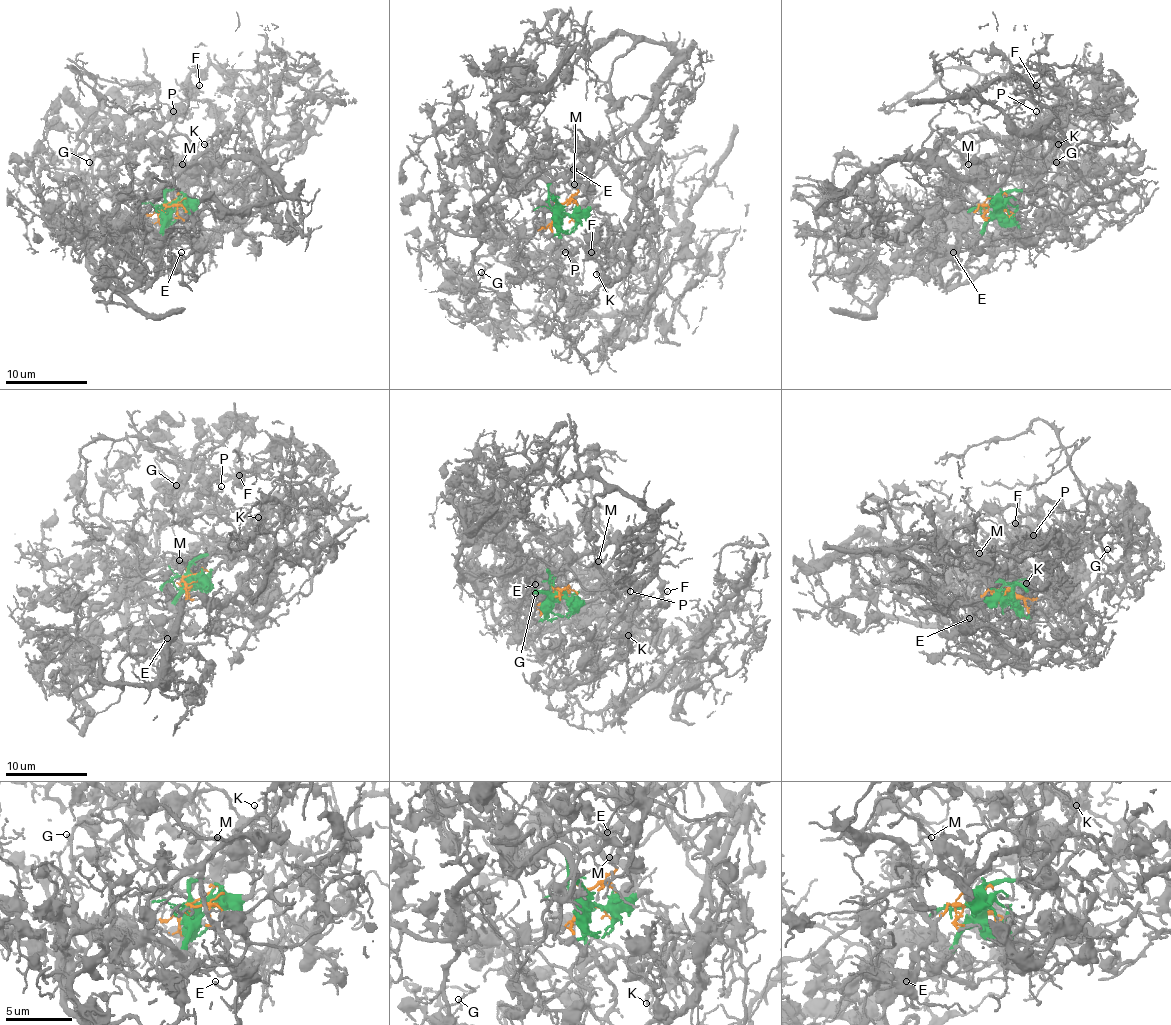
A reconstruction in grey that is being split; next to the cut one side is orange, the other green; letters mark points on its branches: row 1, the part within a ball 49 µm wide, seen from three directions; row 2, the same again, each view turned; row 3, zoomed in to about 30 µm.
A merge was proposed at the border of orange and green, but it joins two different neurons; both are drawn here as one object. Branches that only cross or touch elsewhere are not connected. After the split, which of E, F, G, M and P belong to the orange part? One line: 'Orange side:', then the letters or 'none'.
Orange side: E, M

